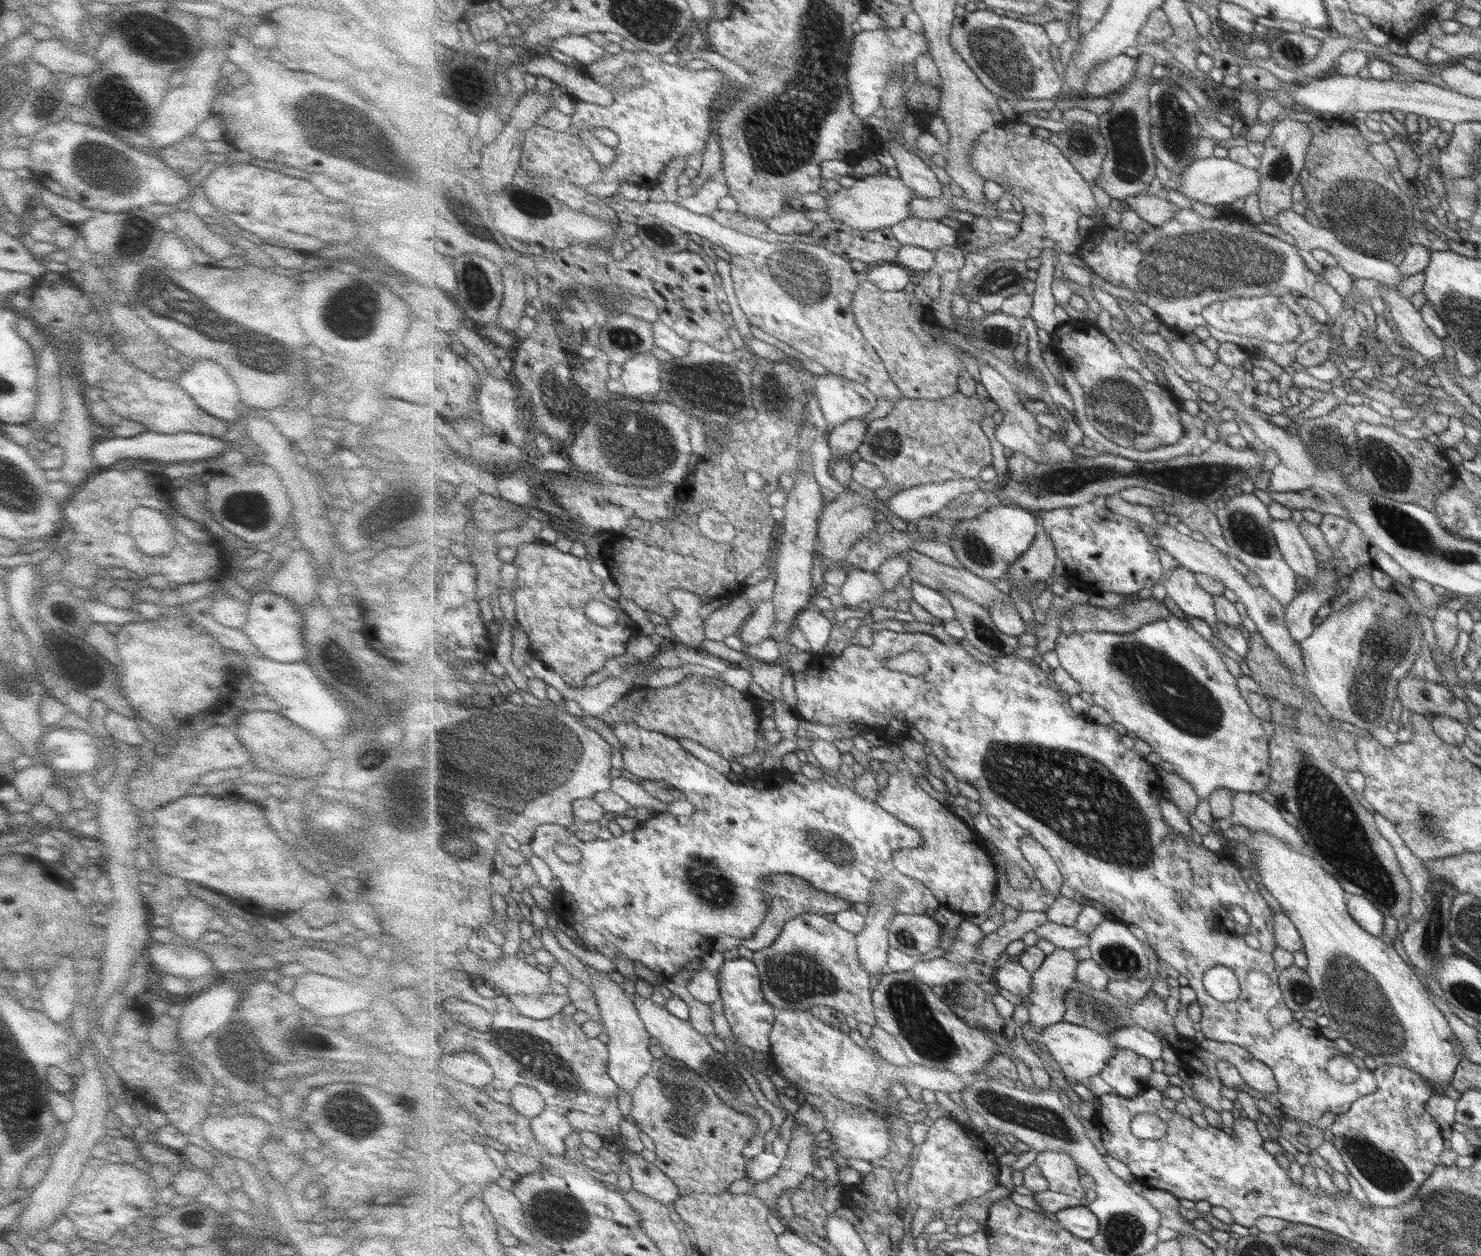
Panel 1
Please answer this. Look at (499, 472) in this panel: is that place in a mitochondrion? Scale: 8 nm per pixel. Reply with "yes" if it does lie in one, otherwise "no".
no

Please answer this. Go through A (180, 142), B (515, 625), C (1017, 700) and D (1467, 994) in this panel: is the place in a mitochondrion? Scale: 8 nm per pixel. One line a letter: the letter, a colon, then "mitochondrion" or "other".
A: other
B: other
C: other
D: mitochondrion

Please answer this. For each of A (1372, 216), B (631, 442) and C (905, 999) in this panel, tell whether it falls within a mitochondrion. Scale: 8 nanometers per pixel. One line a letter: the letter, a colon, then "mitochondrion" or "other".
A: mitochondrion
B: mitochondrion
C: mitochondrion

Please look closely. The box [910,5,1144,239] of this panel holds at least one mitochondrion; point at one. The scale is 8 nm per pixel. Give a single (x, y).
(1008, 63)

